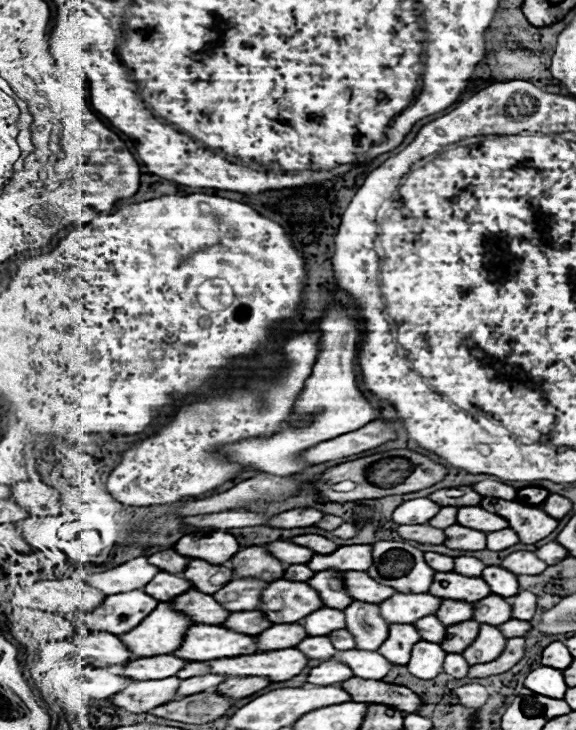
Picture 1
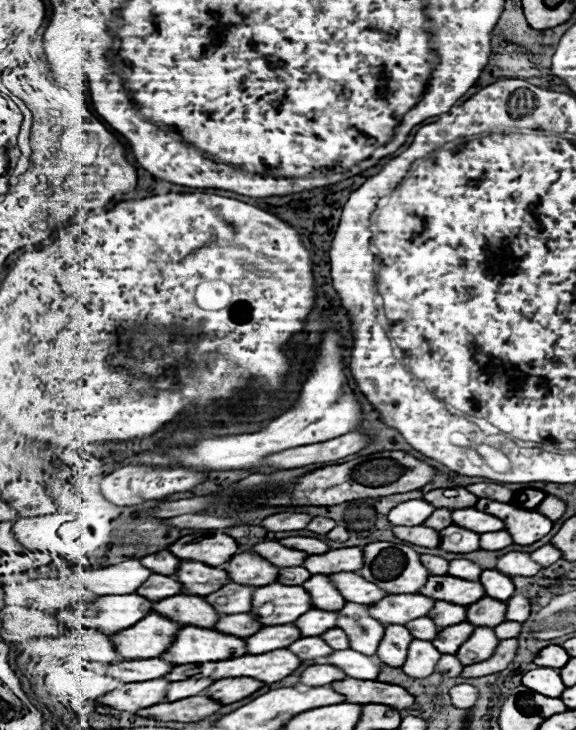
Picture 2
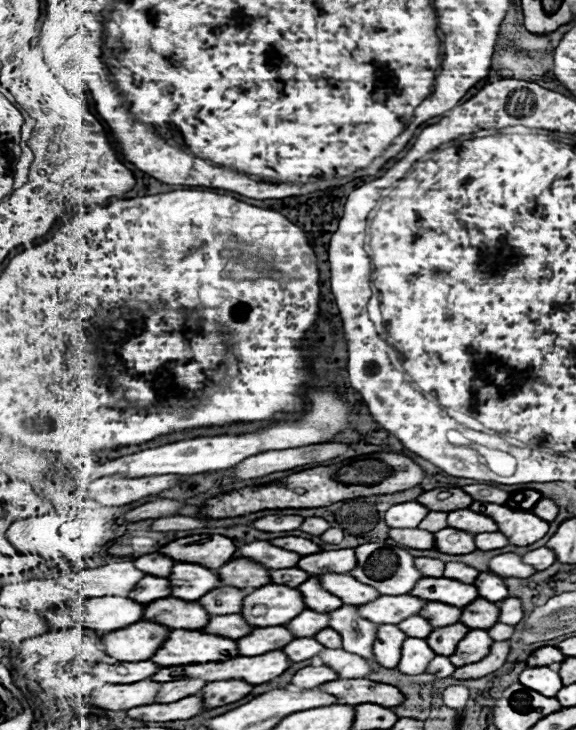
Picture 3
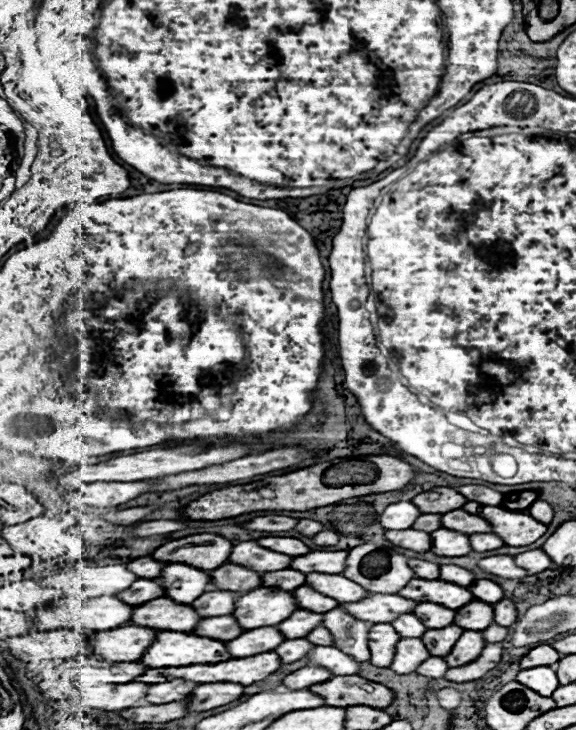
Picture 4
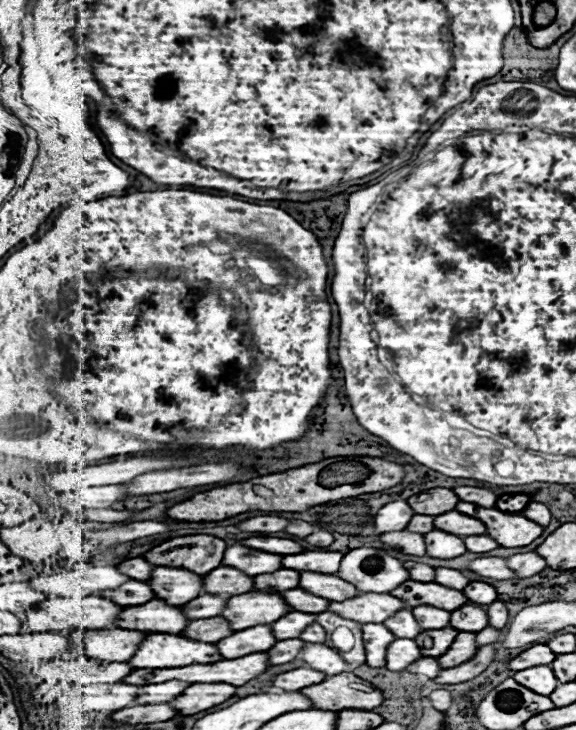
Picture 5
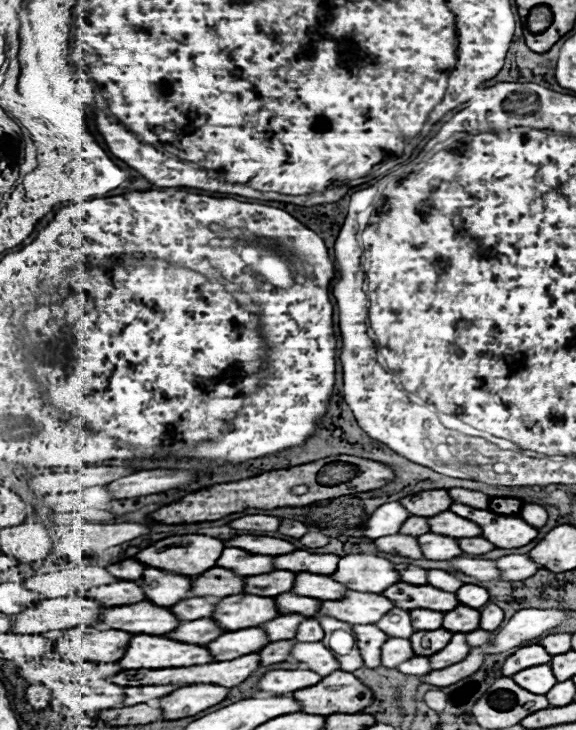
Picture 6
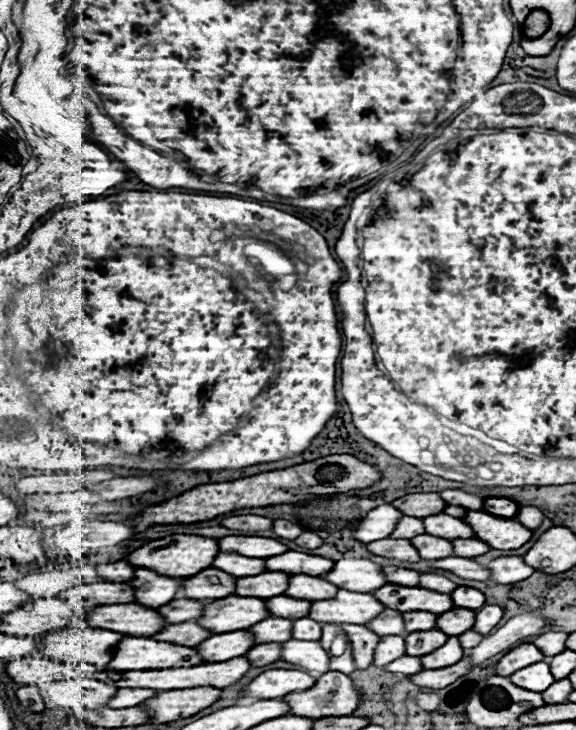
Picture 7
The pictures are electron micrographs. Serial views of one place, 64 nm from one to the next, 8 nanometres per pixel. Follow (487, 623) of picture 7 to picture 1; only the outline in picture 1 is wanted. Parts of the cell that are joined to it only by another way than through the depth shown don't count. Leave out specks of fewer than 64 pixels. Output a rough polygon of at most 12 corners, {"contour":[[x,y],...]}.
{"contour":[[522,590],[512,600],[512,618],[532,620],[538,596]]}

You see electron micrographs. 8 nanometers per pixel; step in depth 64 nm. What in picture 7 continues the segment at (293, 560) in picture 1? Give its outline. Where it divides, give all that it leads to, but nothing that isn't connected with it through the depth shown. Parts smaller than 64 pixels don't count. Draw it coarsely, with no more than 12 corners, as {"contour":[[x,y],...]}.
{"contour":[[220,552],[212,568],[234,578],[266,572],[264,558]]}

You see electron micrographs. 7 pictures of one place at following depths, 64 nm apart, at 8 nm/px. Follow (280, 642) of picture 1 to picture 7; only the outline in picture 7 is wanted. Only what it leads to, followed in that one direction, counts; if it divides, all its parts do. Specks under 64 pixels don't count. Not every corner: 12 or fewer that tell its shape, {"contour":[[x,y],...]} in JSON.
{"contour":[[248,630],[214,634],[196,646],[204,662],[254,648]]}

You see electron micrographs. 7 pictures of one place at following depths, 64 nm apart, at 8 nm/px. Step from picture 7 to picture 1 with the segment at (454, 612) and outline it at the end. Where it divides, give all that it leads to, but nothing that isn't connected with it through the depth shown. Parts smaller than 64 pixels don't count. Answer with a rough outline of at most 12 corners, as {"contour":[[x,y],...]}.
{"contour":[[486,596],[474,604],[474,620],[500,626],[512,618],[502,596]]}

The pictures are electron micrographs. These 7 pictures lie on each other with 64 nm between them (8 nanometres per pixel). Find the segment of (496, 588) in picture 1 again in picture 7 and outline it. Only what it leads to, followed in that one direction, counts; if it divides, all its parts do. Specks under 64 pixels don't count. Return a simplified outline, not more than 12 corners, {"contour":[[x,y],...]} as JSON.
{"contour":[[458,586],[452,594],[456,608],[476,610],[486,598],[480,590]]}

